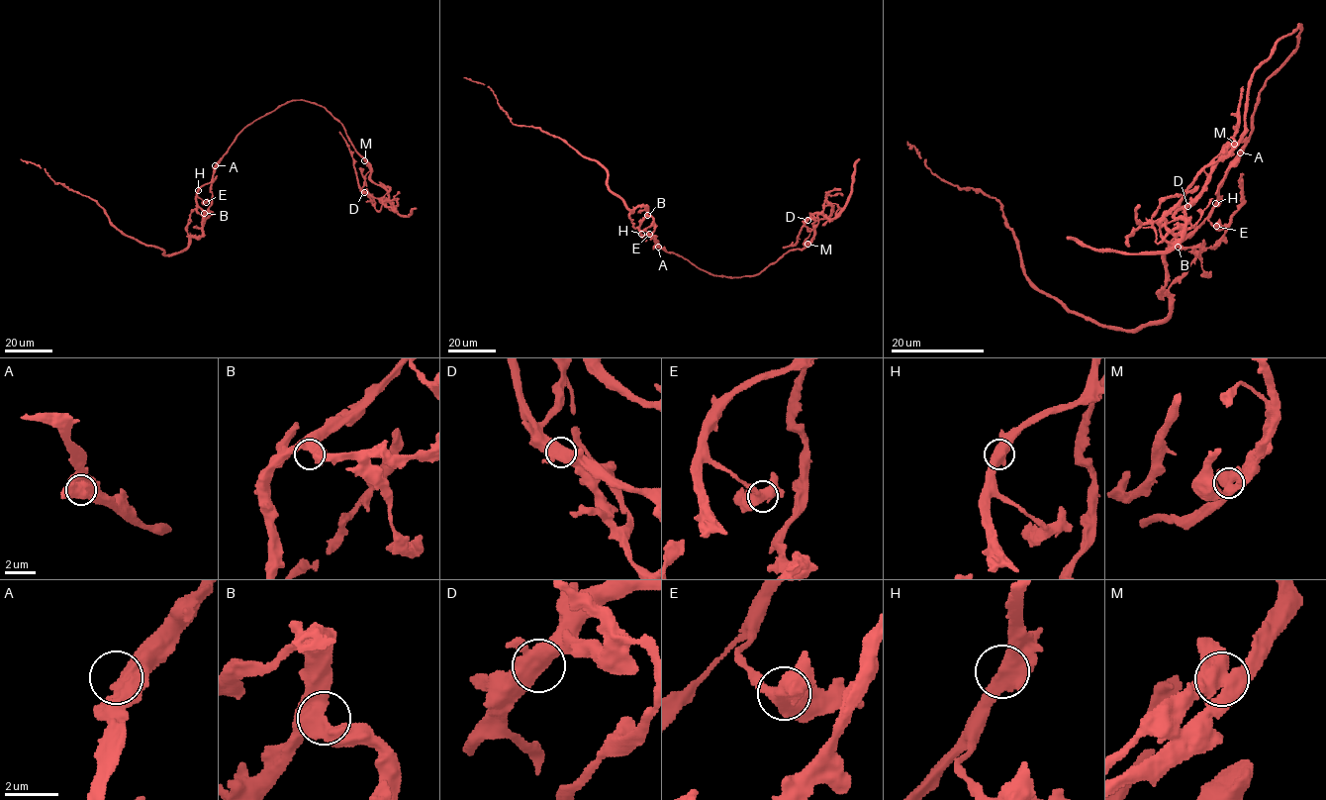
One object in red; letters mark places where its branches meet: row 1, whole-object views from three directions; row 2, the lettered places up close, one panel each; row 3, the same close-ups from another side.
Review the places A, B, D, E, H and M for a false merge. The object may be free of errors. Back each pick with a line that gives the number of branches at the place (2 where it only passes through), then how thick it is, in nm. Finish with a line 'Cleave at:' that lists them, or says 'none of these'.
M: 3 branches meet; 600 nm thick
Cleave at: M

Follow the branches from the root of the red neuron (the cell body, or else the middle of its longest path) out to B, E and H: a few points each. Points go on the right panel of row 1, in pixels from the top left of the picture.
B: (1238, 155), (1219, 187), (1212, 212), (1178, 247)
E: (1238, 155), (1219, 187), (1218, 200), (1207, 219), (1216, 226)
H: (1238, 155), (1219, 187), (1216, 203)

